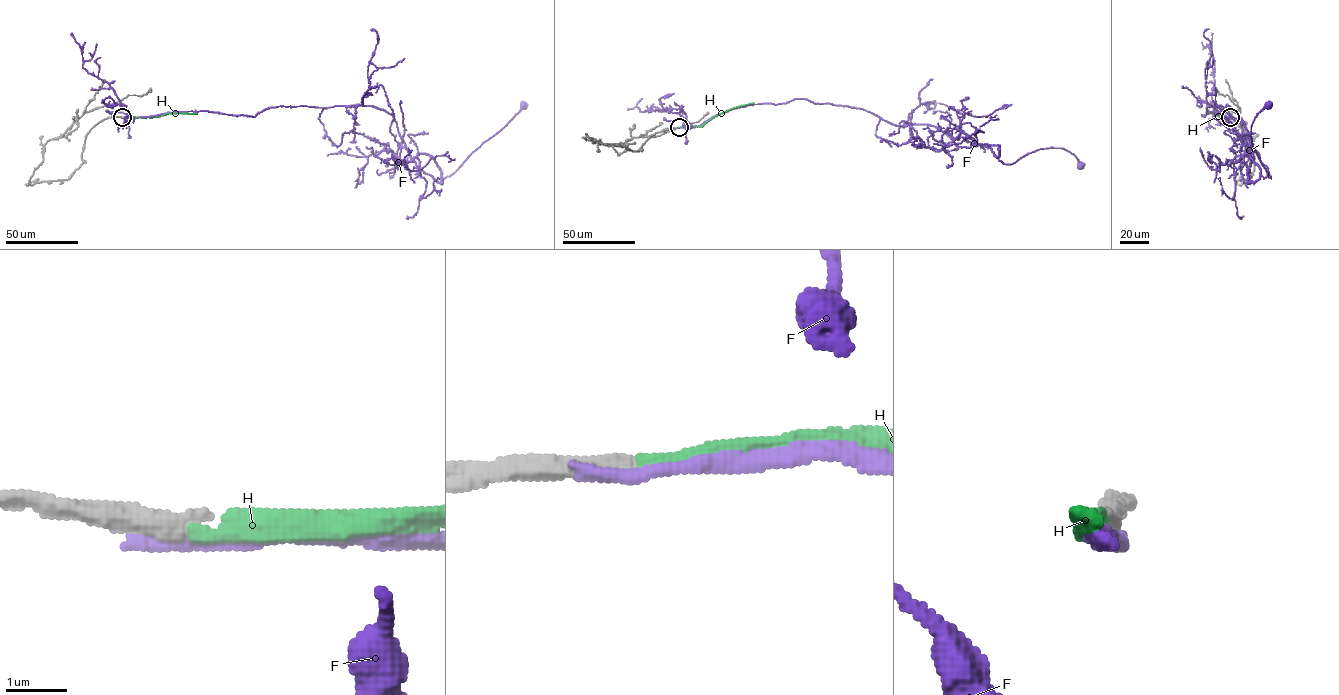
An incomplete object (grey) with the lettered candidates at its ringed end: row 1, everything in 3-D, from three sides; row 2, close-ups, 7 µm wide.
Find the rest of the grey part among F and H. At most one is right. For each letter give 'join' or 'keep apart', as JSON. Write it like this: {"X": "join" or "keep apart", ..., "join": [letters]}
{"F": "keep apart", "H": "join", "join": ["H"]}

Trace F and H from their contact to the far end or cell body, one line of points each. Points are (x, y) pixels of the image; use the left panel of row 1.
F: (121, 117), (372, 105), (392, 116), (410, 157), (441, 183), (524, 105)
H: (122, 117), (197, 113)

